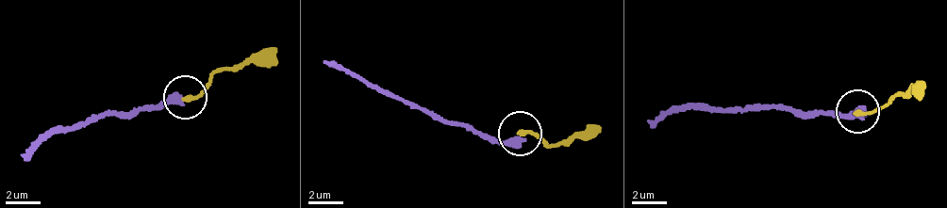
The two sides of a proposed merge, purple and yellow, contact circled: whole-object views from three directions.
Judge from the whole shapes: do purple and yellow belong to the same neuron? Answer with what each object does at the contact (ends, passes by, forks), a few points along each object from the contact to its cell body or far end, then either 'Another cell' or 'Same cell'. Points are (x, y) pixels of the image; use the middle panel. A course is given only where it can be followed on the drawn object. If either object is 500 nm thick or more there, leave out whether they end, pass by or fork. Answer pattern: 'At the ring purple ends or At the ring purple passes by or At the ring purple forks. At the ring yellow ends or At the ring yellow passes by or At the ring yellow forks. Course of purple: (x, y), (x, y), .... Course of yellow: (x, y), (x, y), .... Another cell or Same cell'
Course of purple: (521, 136), (484, 140), (344, 74), (325, 62). Course of yellow: (521, 132), (542, 135), (548, 145), (589, 136), (593, 129). Another cell

